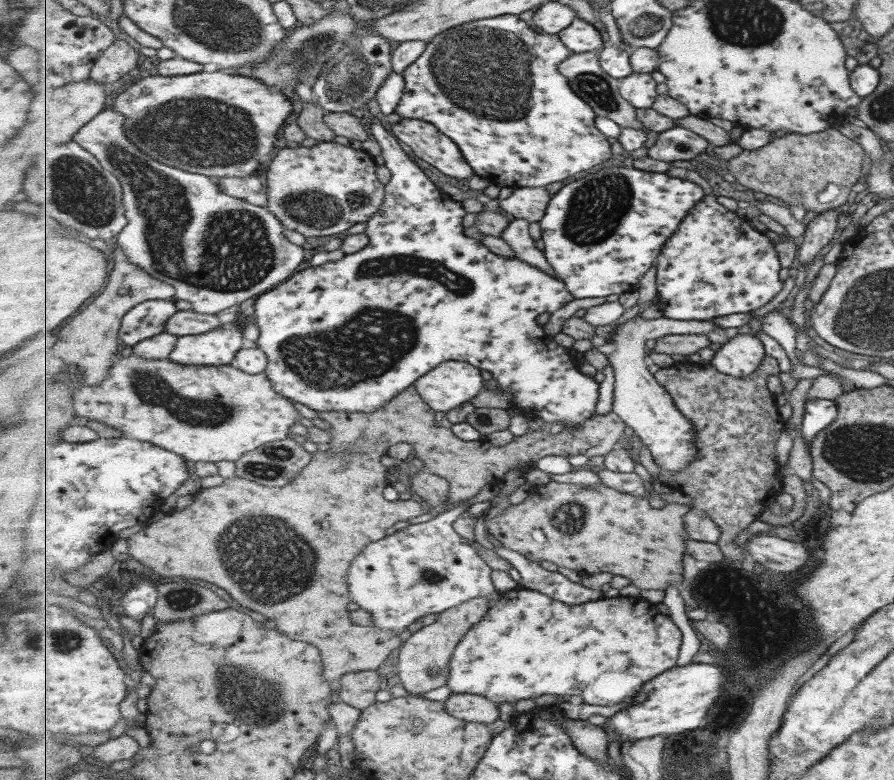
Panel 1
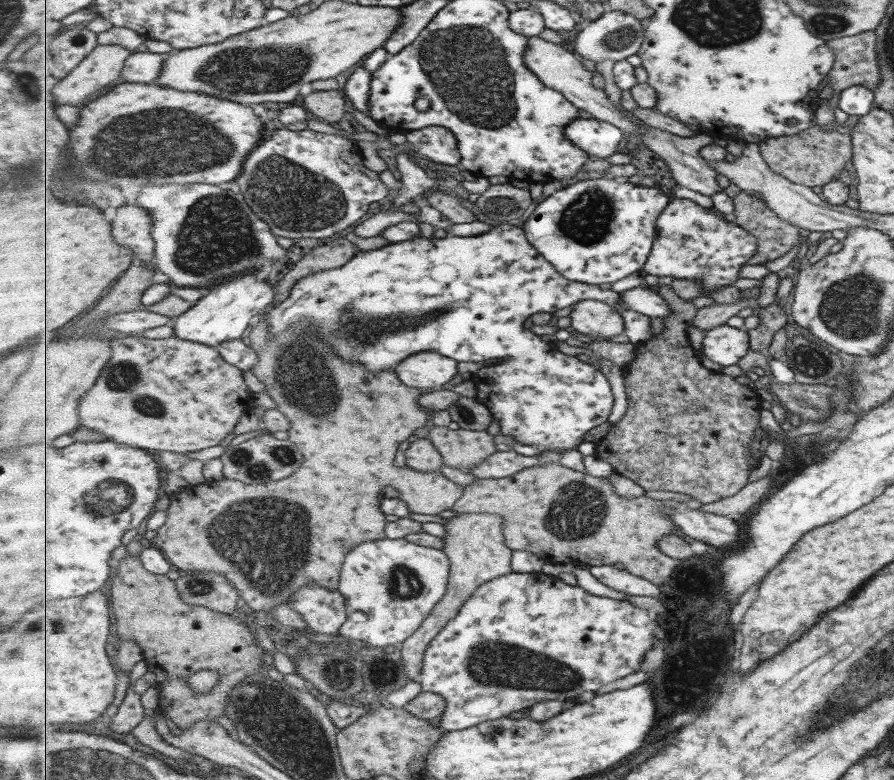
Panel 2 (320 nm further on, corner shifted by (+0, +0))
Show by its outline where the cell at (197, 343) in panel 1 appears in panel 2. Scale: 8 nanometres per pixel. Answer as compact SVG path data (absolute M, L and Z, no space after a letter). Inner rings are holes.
M251 271L211 286L207 295L199 298L190 309L177 317L175 335L216 348L222 342L240 339L249 325L252 326L273 304L276 282L275 278L270 282L259 280L257 271Z

